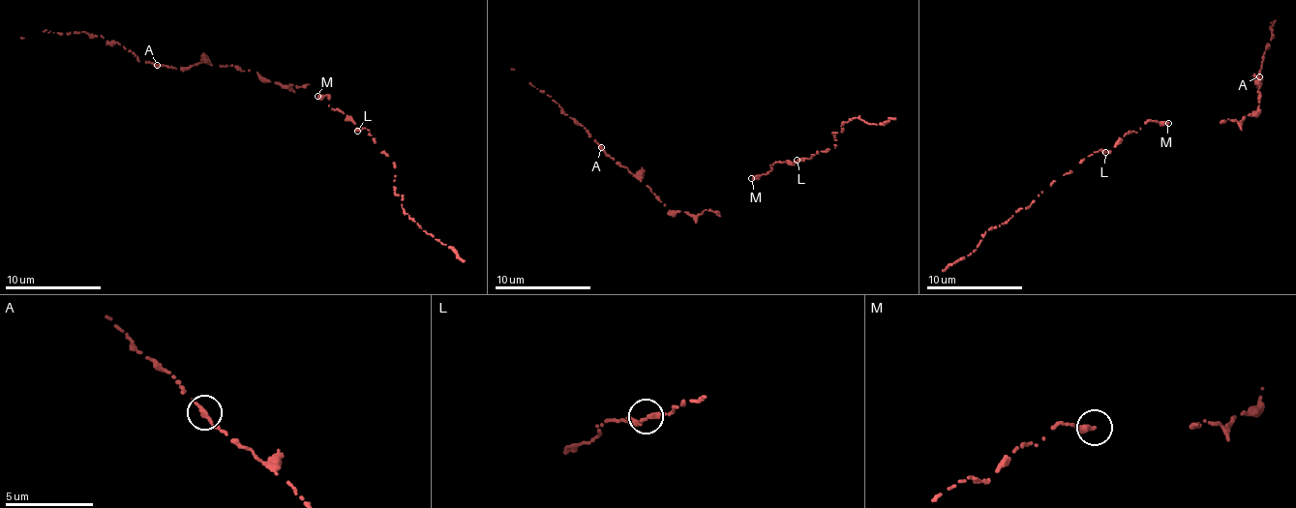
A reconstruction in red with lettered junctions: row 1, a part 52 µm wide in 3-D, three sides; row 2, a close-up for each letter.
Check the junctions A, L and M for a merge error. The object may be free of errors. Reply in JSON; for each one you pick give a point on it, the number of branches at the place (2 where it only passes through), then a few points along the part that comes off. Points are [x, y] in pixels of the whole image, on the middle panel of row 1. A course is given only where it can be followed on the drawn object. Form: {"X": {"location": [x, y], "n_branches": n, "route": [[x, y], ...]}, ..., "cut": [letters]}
{"cut": []}

